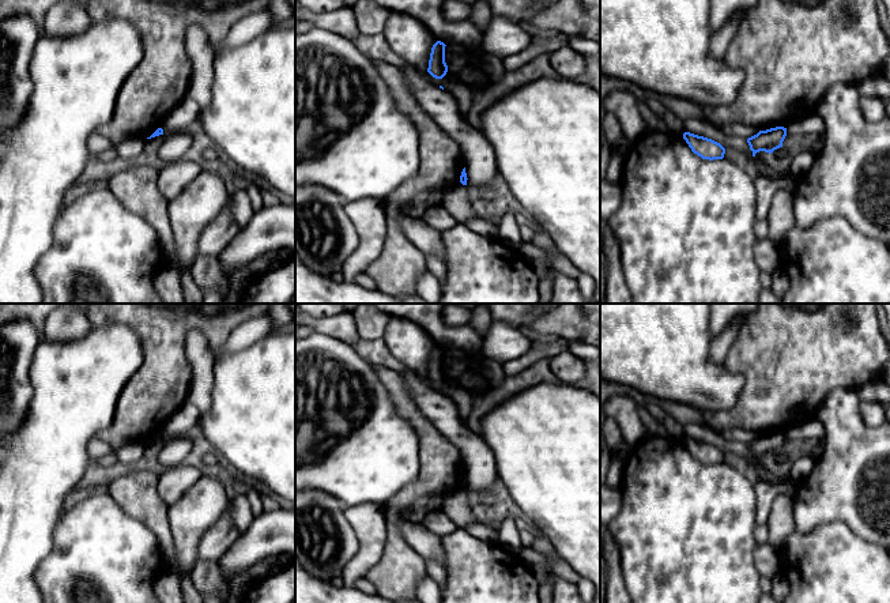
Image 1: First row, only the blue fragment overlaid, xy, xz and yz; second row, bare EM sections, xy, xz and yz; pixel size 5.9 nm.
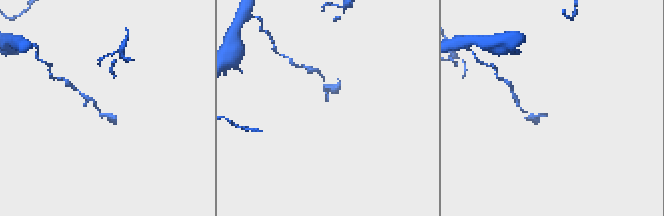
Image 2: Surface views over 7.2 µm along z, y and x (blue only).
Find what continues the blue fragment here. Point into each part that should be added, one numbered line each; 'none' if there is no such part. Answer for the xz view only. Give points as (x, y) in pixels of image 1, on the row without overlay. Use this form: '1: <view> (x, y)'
none

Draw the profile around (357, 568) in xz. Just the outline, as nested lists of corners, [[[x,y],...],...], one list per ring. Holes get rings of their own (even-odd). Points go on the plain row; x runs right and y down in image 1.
[[[362,549],[344,565],[342,572],[346,587],[355,587],[355,581],[363,578],[366,573],[381,559],[384,549]]]

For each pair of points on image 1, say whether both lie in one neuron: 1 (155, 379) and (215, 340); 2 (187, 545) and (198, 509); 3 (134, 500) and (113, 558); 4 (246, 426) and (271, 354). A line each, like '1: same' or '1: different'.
1: same
2: same
3: different
4: same

